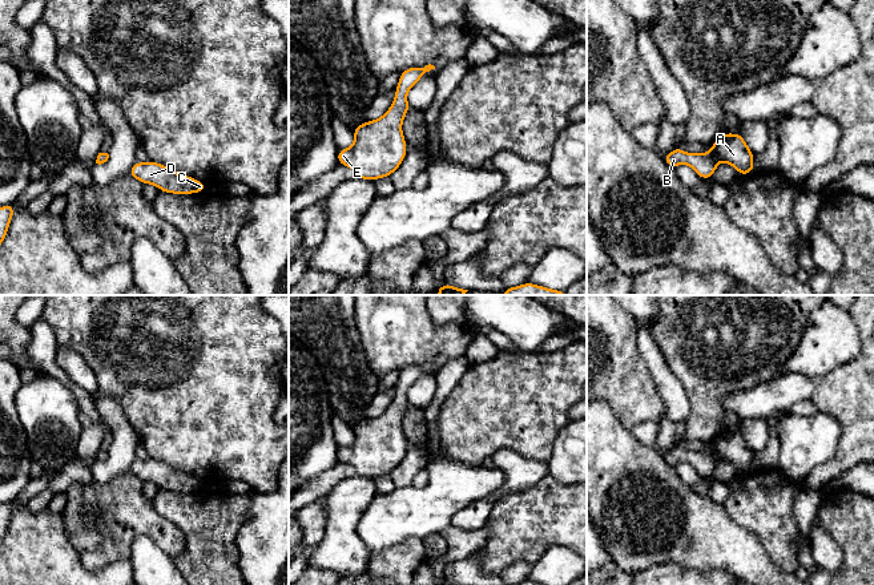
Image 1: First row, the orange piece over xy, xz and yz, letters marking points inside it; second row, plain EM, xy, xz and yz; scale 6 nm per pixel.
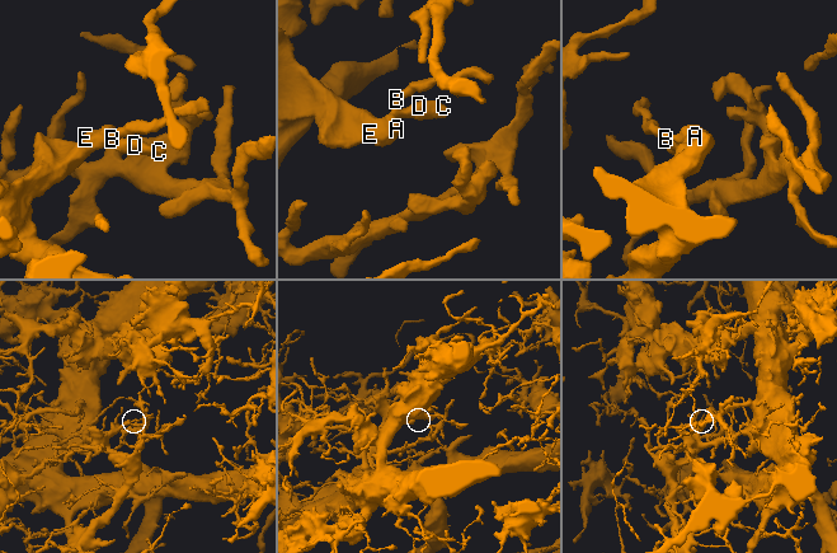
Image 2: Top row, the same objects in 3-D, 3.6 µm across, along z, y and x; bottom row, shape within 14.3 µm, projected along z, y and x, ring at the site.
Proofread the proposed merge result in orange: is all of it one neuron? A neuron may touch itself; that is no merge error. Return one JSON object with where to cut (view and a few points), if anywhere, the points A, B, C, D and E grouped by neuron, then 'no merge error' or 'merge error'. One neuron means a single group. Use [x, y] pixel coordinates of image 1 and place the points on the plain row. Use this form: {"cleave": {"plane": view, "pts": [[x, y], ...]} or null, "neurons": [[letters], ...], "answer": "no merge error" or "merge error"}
{"cleave": null, "neurons": [["A", "B", "C", "D", "E"]], "answer": "no merge error"}

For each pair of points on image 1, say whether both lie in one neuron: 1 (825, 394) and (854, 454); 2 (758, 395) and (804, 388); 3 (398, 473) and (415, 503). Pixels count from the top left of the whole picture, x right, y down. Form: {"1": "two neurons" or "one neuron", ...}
{"1": "one neuron", "2": "one neuron", "3": "two neurons"}

